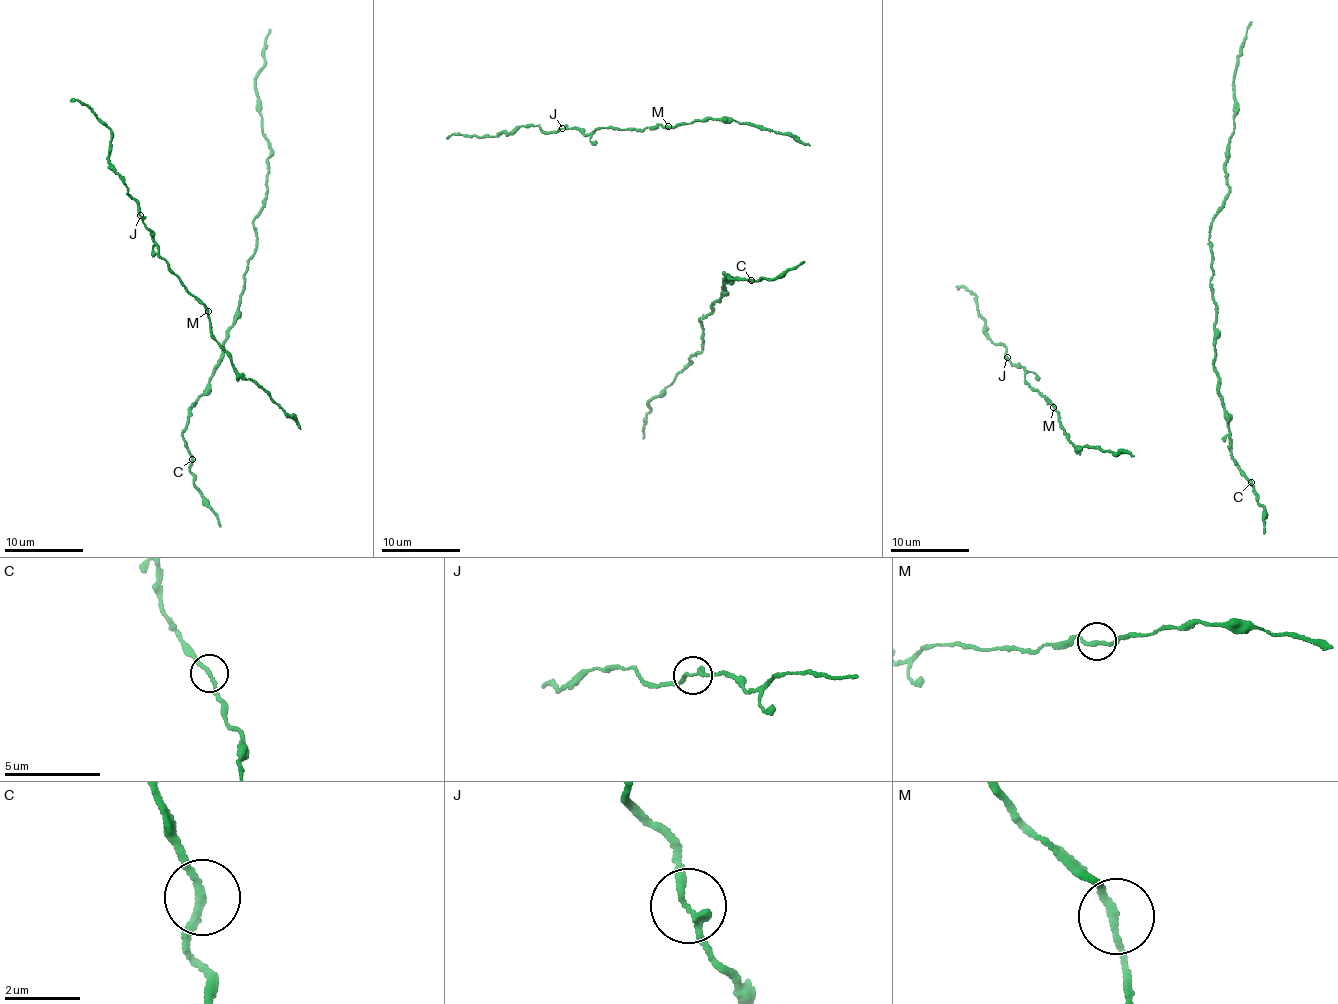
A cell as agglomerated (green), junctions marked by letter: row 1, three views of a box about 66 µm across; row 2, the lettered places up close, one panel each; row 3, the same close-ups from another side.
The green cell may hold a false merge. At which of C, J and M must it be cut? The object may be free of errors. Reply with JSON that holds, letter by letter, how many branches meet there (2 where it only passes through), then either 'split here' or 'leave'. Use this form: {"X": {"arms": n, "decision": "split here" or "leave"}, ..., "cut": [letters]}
{"C": {"arms": 2, "decision": "leave"}, "J": {"arms": 2, "decision": "leave"}, "M": {"arms": 2, "decision": "leave"}, "cut": []}

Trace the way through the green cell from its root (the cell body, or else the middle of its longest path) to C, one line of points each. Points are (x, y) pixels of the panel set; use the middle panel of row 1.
C: (725, 271), (724, 278), (729, 274), (730, 278), (751, 280)

